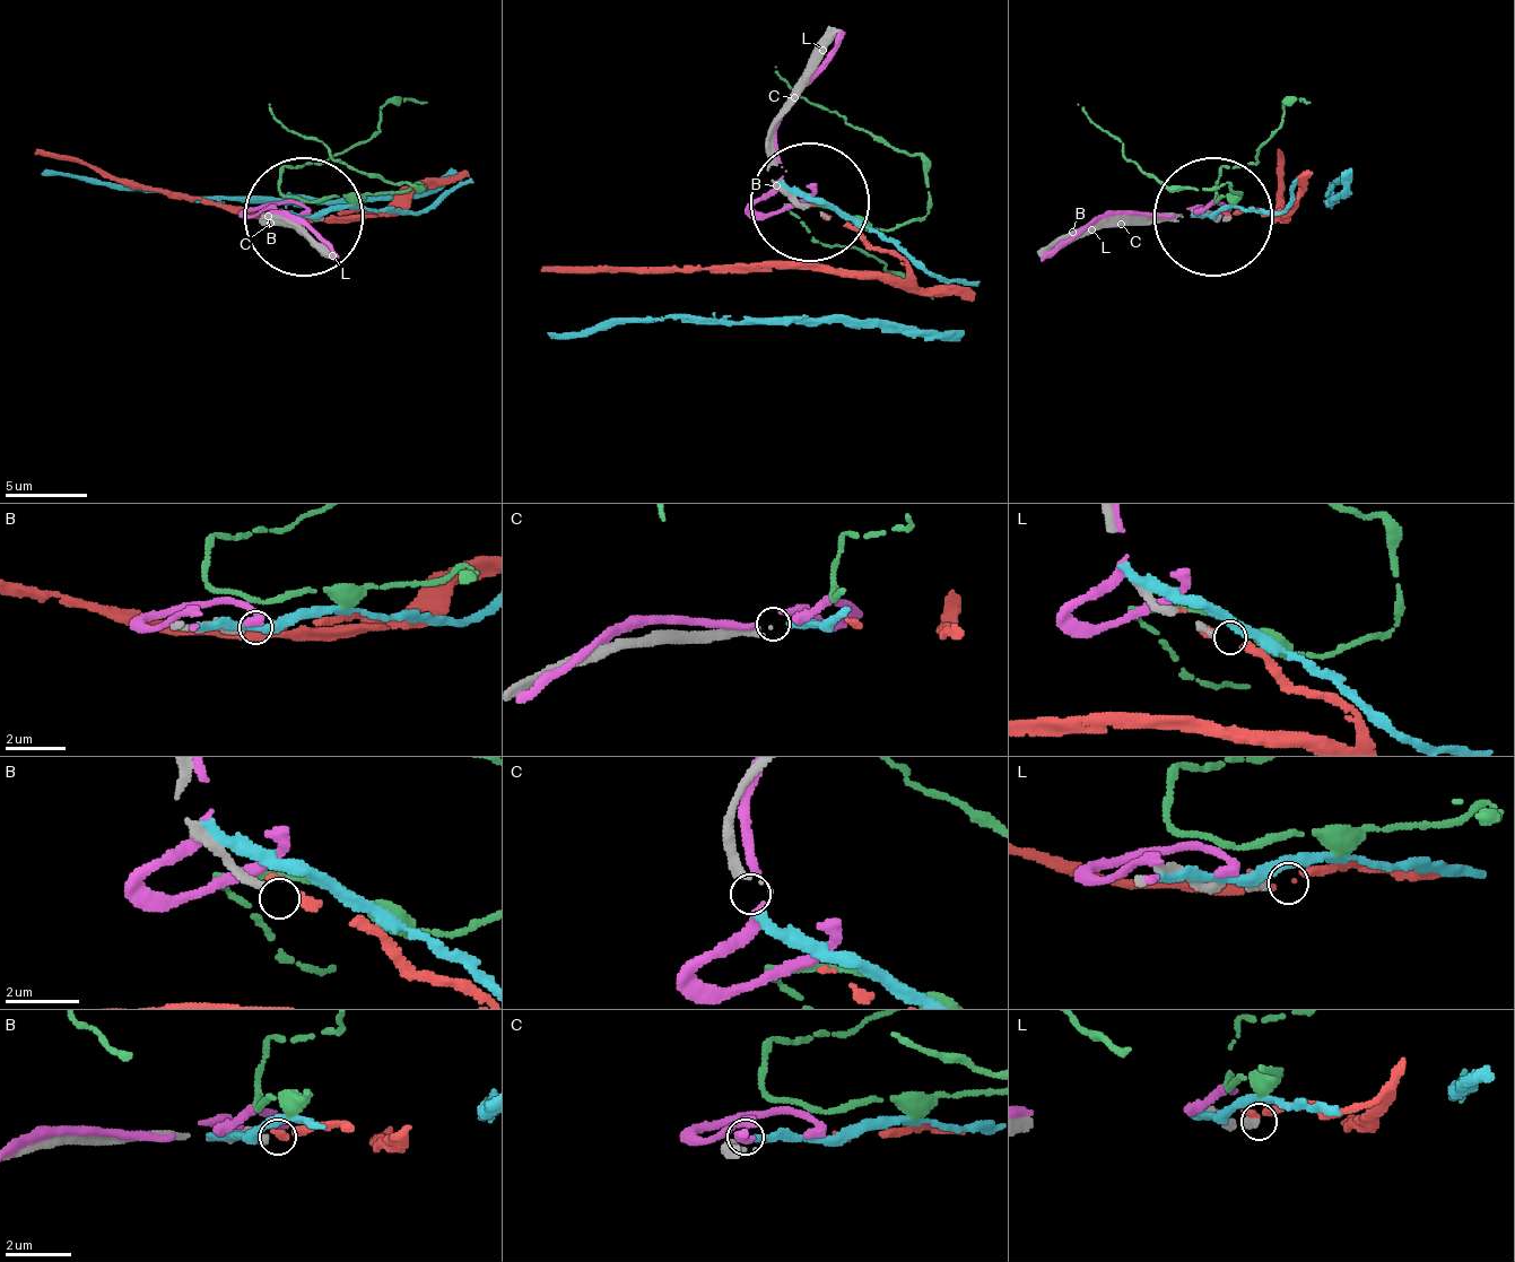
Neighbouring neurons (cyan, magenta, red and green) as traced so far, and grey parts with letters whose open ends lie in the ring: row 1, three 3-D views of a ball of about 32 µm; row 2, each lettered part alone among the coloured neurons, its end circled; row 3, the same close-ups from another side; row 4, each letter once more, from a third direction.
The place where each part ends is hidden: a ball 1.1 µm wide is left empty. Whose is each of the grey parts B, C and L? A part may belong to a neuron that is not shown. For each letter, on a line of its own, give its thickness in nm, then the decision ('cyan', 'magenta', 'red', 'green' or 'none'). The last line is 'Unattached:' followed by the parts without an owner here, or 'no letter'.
B: calibre 220 nm; none
C: calibre 70 nm; cyan
L: calibre 170 nm; none
Unattached: B, L

